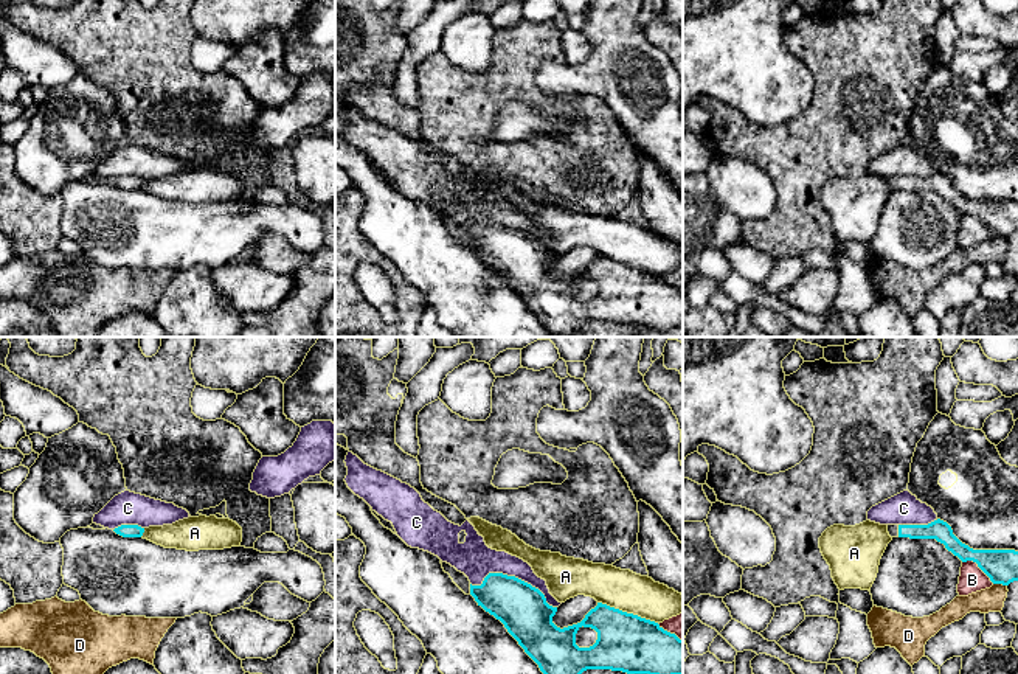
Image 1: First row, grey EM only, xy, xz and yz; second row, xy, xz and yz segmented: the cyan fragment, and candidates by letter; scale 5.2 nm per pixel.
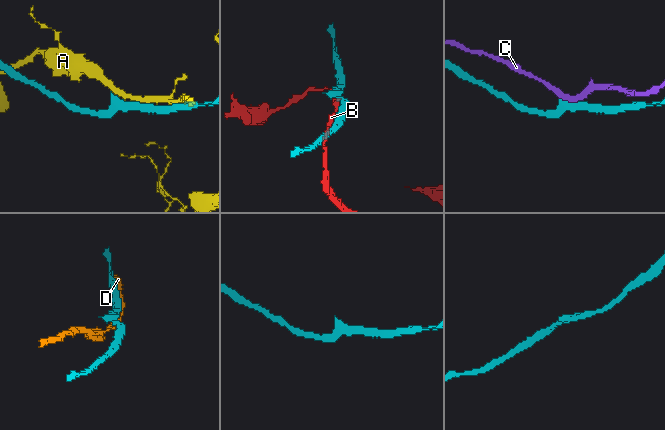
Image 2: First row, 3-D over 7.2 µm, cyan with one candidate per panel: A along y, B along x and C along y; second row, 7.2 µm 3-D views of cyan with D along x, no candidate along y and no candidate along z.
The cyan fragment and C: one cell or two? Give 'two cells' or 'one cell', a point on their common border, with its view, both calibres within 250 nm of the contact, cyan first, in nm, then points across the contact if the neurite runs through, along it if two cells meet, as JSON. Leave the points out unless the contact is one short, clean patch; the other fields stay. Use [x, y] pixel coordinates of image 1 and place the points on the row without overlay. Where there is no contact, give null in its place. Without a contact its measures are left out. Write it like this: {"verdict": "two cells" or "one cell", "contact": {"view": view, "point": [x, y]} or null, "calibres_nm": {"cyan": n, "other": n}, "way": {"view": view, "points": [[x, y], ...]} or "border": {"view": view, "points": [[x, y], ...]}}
{"verdict": "two cells", "contact": {"view": "xz", "point": [514, 229]}, "calibres_nm": {"cyan": 260, "other": 190}}

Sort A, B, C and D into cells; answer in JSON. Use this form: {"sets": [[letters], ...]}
{"sets": [["A"], ["B"], ["C"], ["D"]]}

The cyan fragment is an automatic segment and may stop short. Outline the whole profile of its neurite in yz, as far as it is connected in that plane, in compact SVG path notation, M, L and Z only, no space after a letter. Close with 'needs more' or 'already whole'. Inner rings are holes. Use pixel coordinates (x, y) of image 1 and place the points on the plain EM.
M940 171L928 177L888 177L888 185L891 189L936 191L962 214L976 214L993 236L1009 238L1018 233L1018 203L973 202L962 196L951 179Z; needs more

